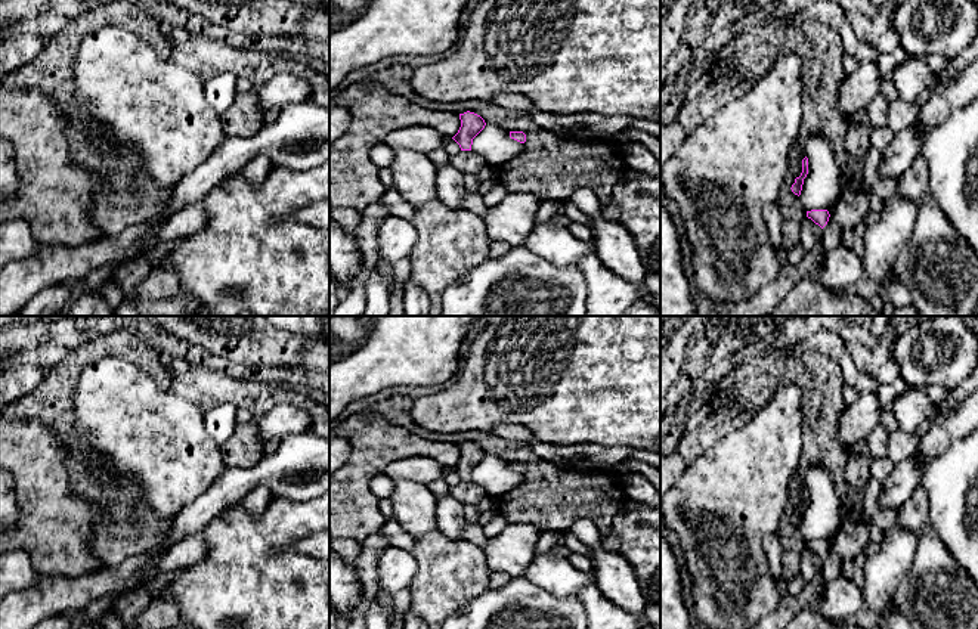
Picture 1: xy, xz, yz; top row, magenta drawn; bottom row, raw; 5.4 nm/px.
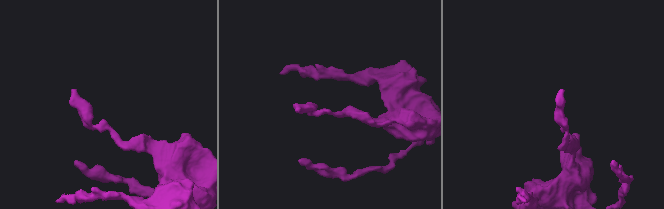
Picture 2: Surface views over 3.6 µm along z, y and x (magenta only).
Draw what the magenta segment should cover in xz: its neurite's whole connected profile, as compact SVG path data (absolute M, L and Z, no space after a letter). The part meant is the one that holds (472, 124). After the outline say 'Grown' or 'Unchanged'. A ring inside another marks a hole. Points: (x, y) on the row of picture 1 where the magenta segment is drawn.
M474 112L459 114L461 127L452 137L461 148L461 151L471 151L473 139L485 128L485 120Z. Unchanged

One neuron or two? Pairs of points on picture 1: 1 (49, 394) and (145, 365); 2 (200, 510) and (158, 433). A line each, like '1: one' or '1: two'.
1: one
2: two

